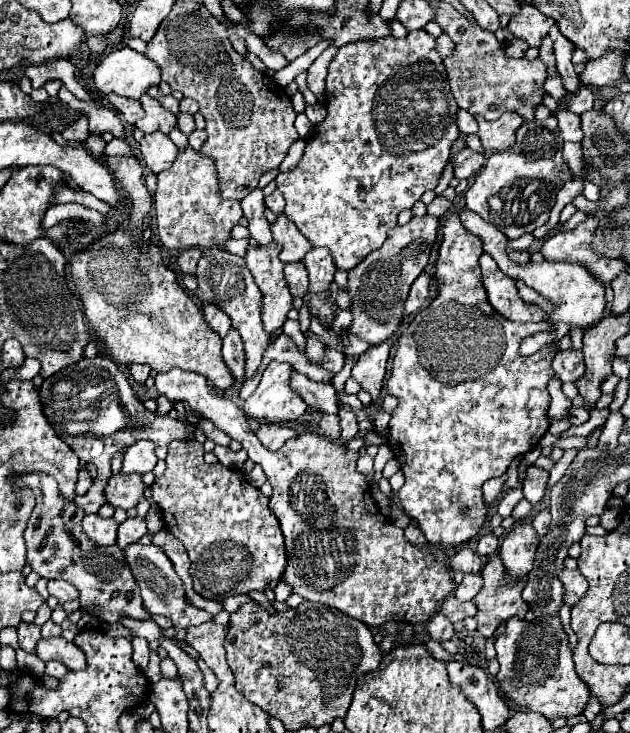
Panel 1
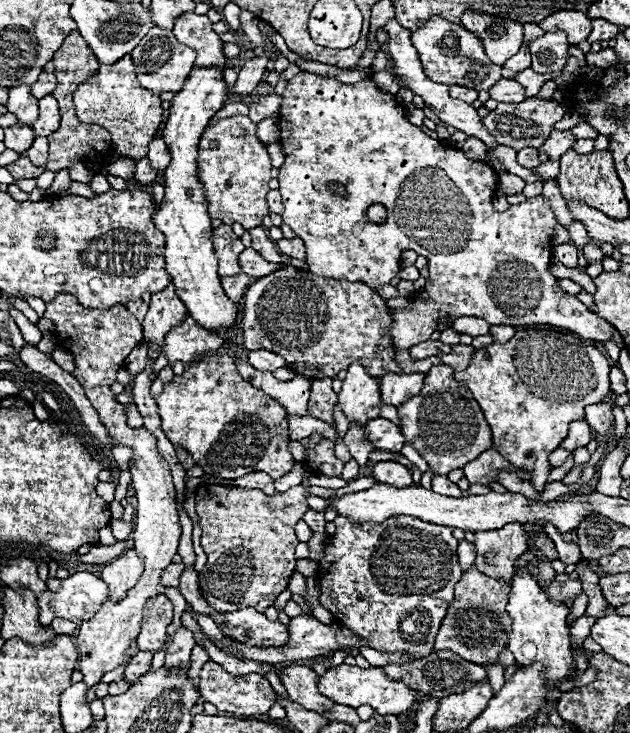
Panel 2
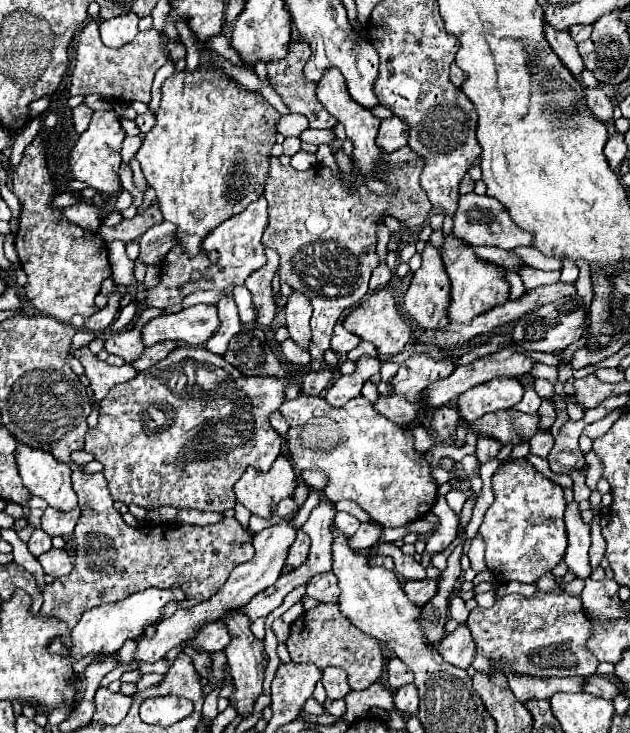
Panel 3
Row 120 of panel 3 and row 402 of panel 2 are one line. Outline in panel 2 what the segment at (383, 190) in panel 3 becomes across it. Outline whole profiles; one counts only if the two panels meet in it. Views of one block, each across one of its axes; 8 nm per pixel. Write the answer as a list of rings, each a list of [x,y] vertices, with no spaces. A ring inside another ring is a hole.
[[[360,362],[348,368],[348,376],[342,382],[338,404],[348,420],[366,424],[370,418],[380,416],[380,382],[372,378]]]

